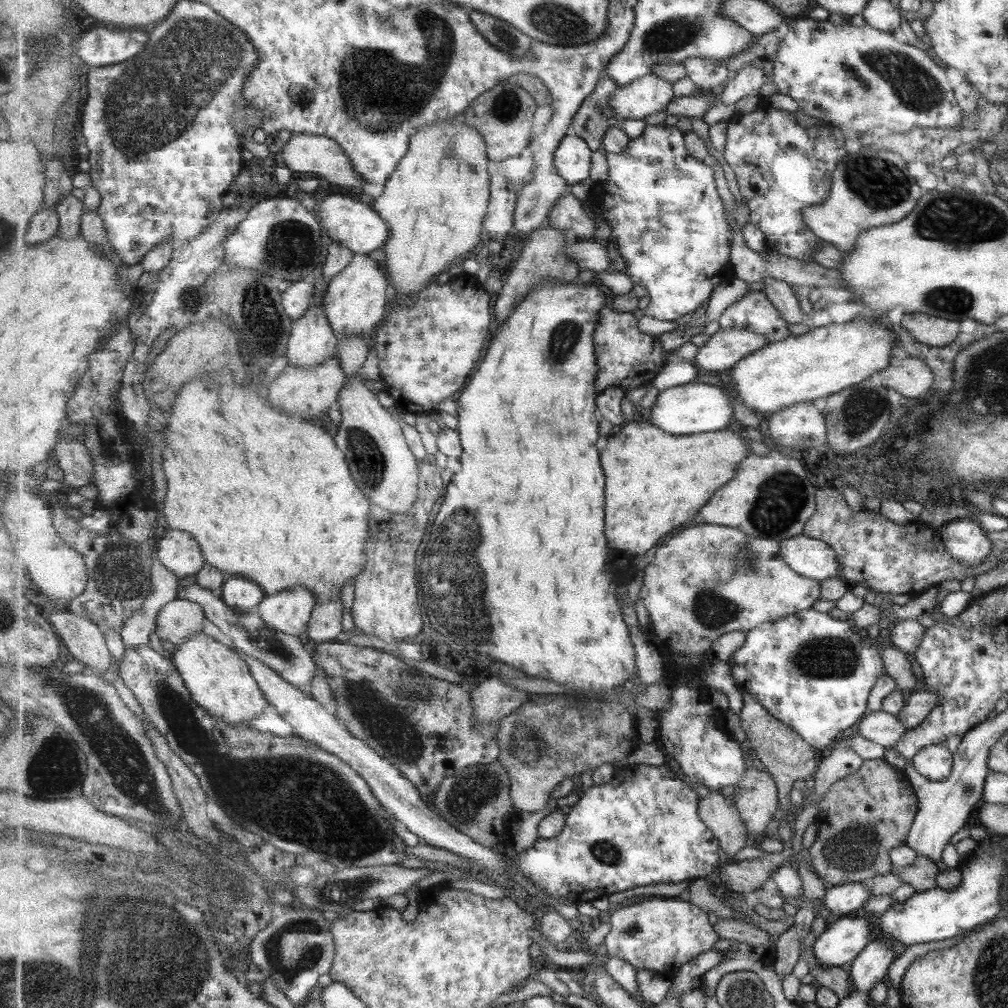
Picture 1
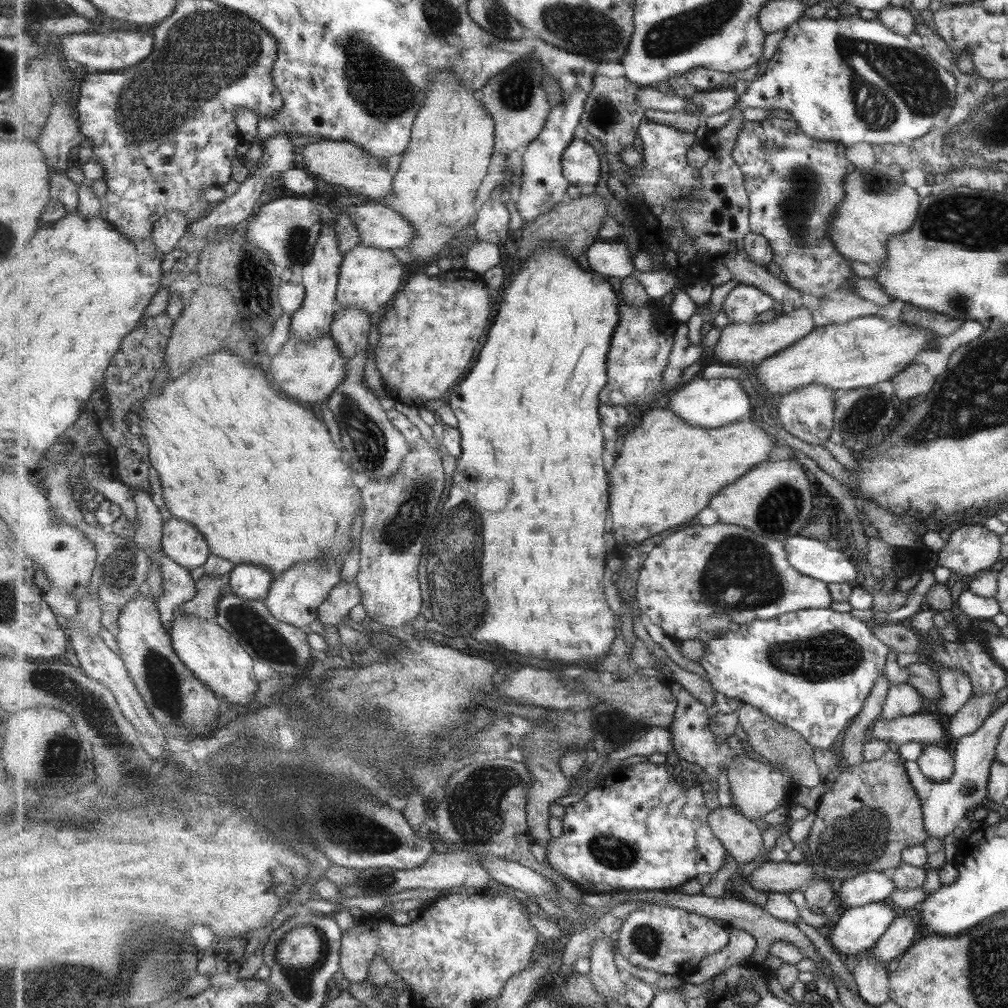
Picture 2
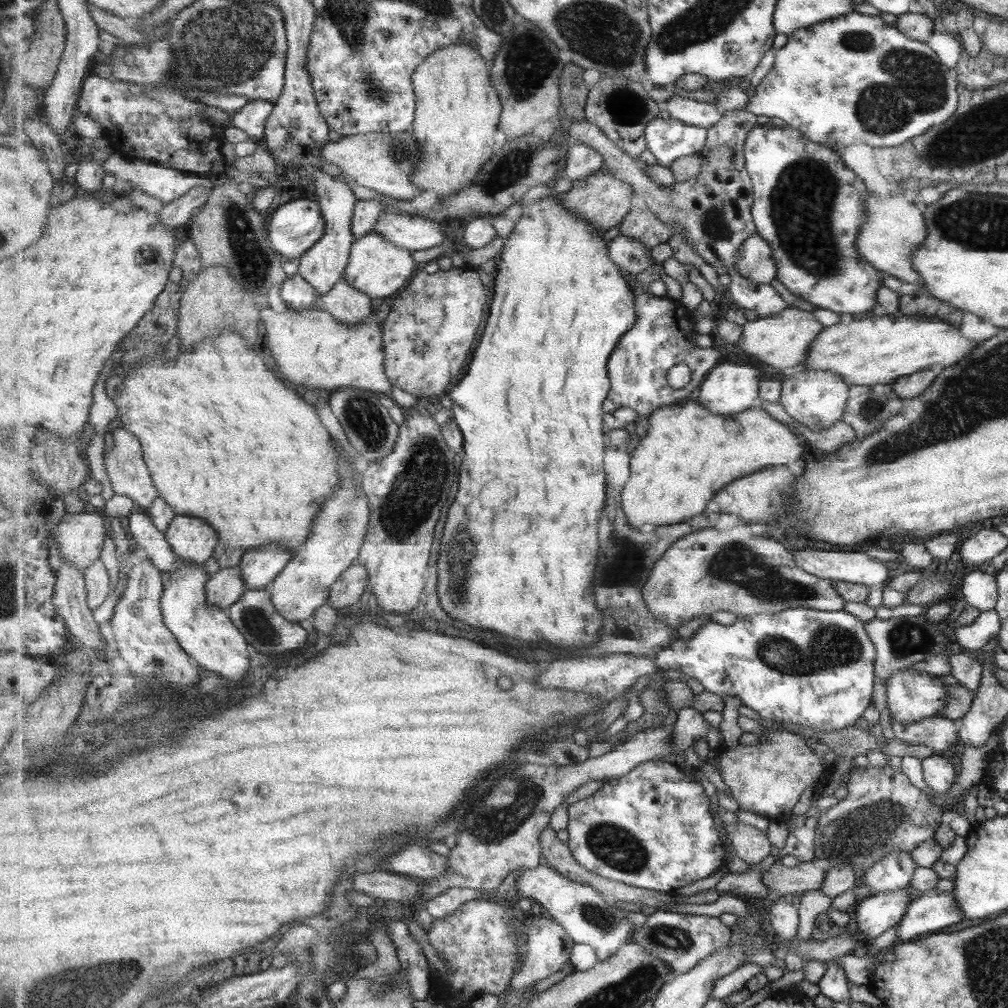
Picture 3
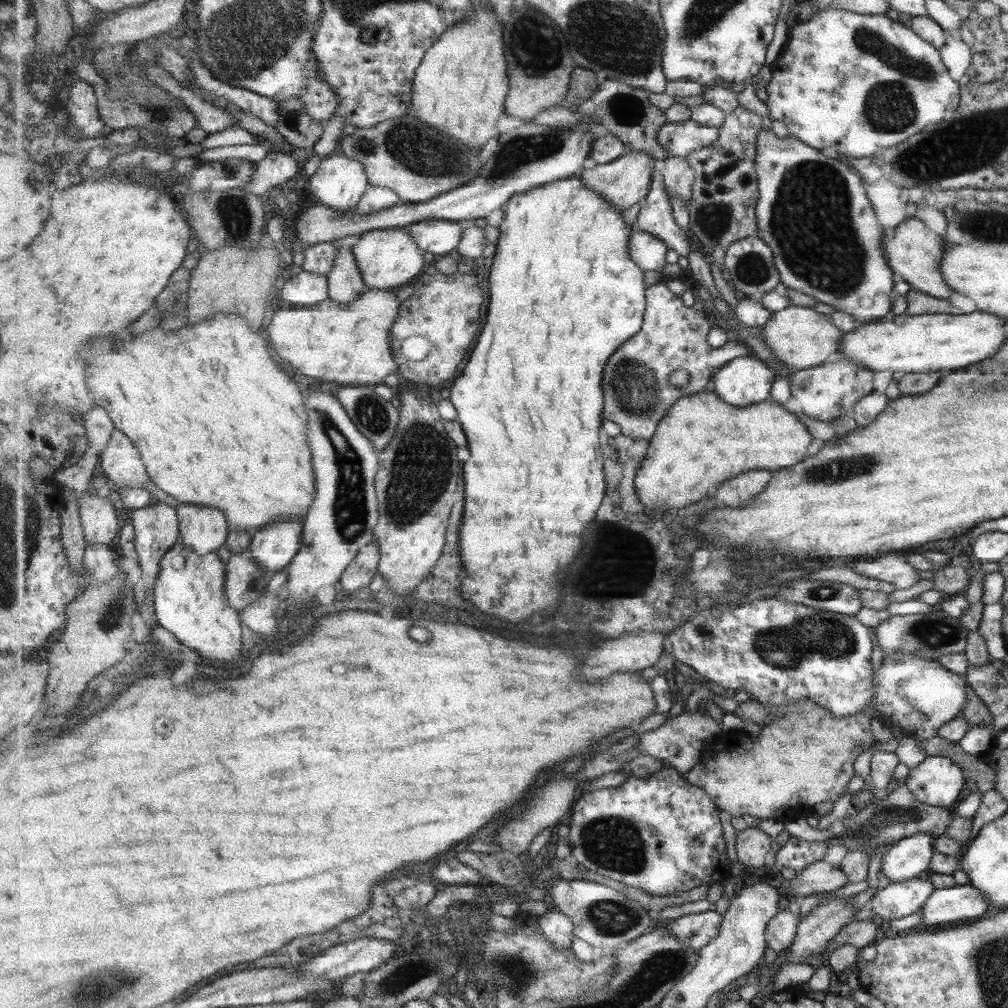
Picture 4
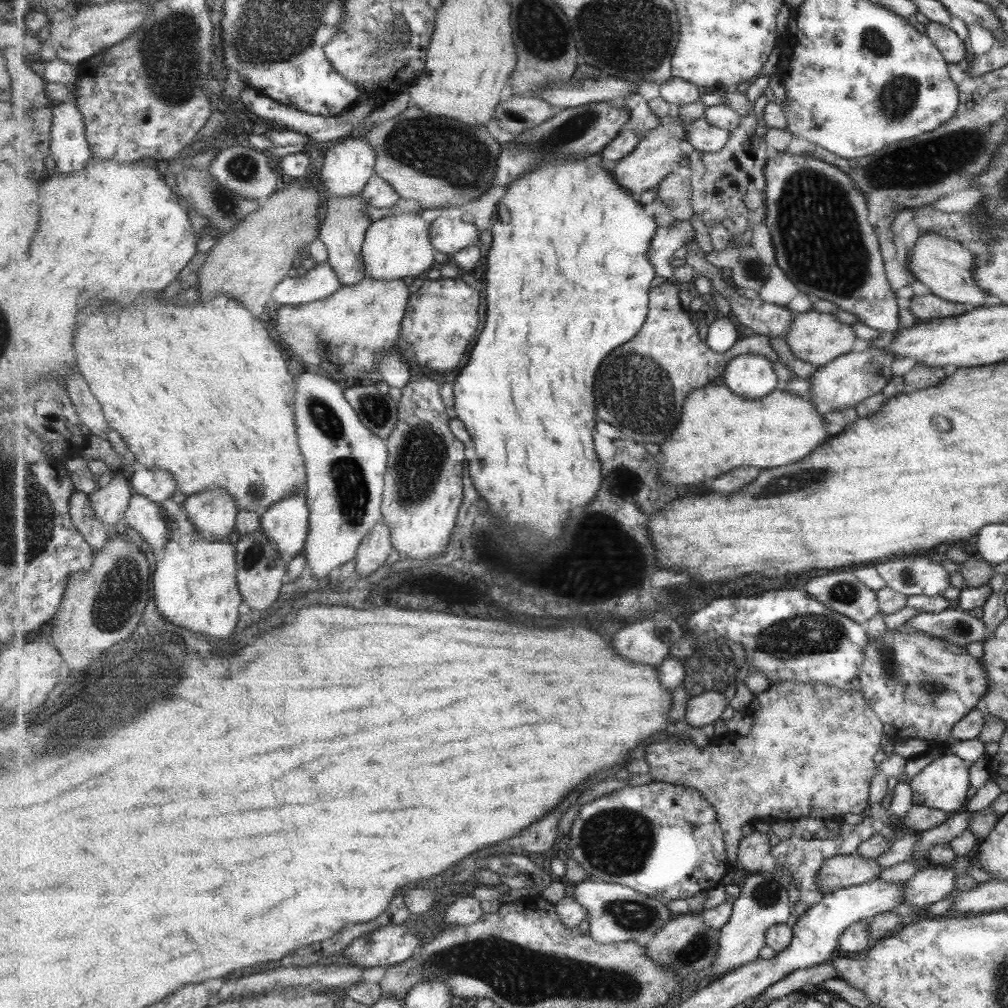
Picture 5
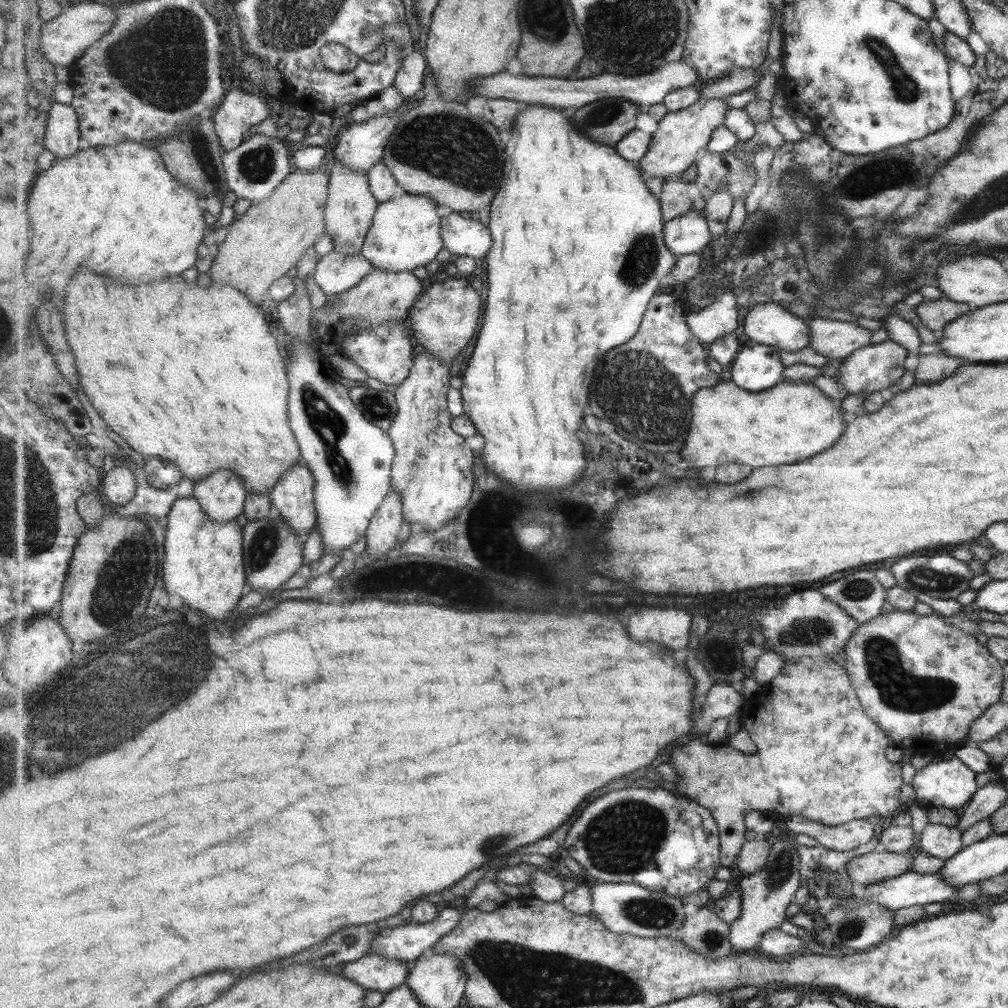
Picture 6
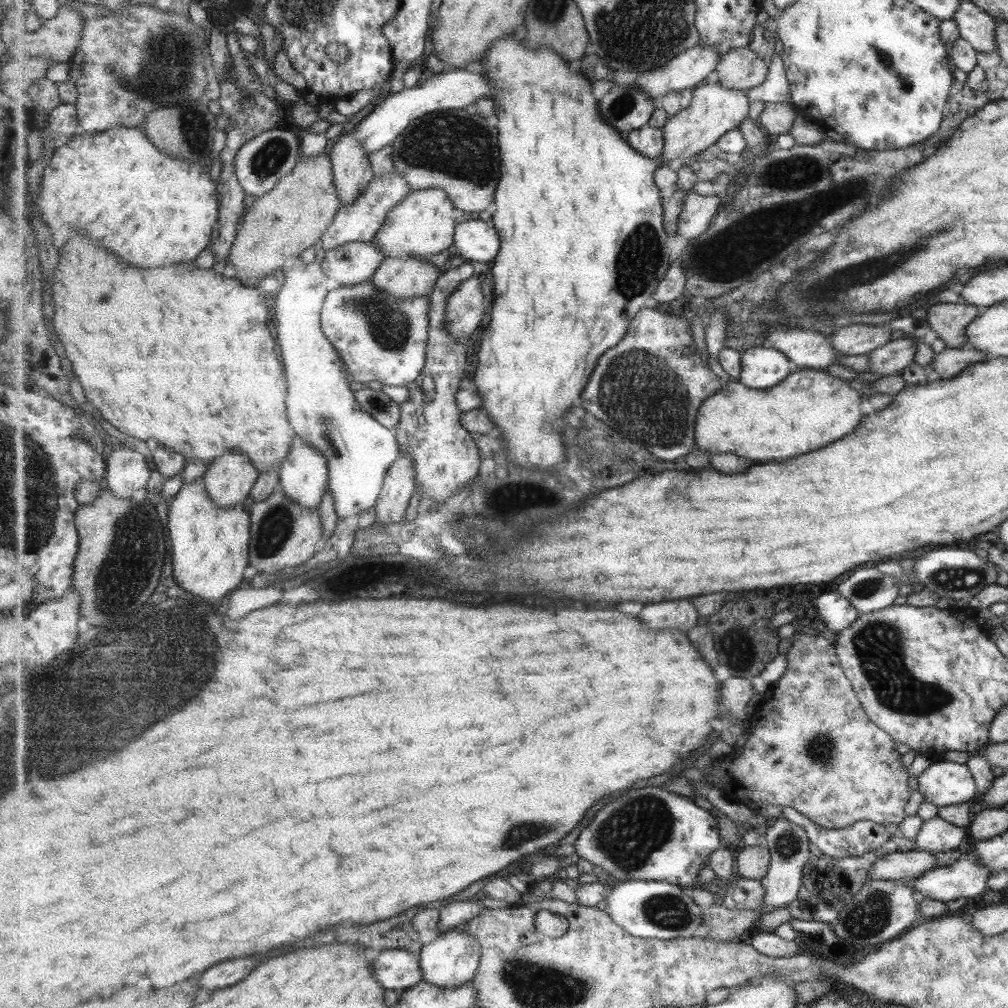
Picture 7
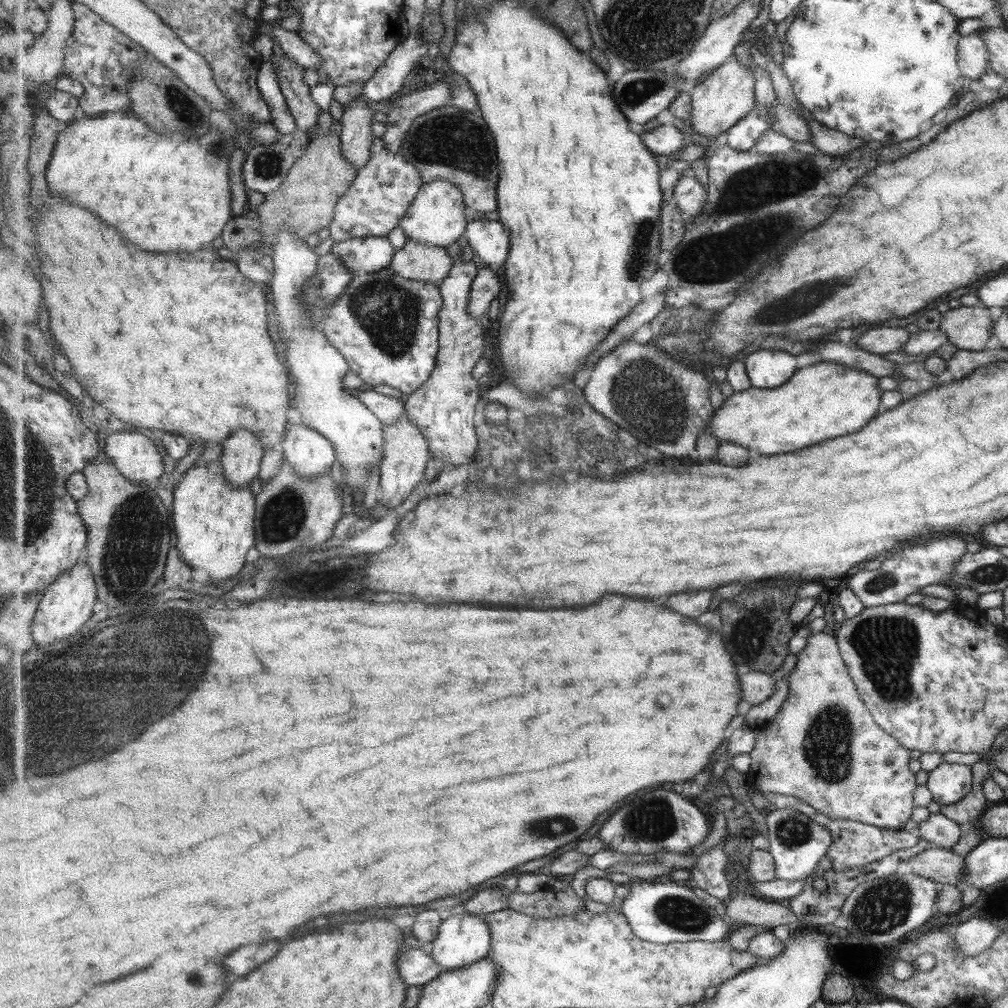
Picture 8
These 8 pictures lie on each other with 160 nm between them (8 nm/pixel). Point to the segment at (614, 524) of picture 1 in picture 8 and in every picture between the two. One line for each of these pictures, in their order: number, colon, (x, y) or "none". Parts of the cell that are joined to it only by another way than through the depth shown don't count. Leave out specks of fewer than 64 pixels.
2: (667, 471)
3: (688, 455)
4: (703, 441)
5: (719, 431)
6: (791, 422)
7: (810, 410)
8: (825, 400)

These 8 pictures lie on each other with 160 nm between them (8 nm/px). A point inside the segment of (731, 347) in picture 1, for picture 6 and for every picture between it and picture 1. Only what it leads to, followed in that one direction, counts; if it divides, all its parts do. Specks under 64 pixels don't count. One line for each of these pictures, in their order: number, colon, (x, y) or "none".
2: (740, 343)
3: (782, 341)
4: (801, 338)
5: (817, 338)
6: (834, 339)

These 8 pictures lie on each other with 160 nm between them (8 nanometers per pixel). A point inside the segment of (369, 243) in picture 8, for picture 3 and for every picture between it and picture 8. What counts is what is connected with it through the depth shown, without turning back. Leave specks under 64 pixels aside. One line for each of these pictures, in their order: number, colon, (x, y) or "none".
3: (299, 295)
4: (307, 289)
5: (322, 283)
6: (336, 273)
7: (349, 264)

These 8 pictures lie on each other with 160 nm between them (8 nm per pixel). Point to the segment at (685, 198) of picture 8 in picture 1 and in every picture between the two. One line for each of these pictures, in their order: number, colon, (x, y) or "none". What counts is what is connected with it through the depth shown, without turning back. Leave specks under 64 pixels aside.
1: (589, 255)
2: (613, 258)
3: (632, 256)
4: (648, 251)
5: (669, 238)
6: (689, 234)
7: (698, 215)

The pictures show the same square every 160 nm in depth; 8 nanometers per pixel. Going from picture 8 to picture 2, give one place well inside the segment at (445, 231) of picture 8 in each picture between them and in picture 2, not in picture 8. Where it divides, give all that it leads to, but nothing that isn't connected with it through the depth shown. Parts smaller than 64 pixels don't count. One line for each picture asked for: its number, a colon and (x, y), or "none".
2: (369, 277)
3: (377, 267)
4: (388, 259)
5: (398, 247)
6: (407, 233)
7: (423, 223)

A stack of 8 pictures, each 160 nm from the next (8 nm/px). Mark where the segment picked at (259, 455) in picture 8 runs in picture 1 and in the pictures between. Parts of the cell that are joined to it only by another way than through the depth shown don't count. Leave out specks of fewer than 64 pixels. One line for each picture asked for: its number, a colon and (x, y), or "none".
1: (179, 552)
2: (182, 541)
3: (193, 539)
4: (204, 529)
5: (214, 513)
6: (222, 495)
7: (230, 479)

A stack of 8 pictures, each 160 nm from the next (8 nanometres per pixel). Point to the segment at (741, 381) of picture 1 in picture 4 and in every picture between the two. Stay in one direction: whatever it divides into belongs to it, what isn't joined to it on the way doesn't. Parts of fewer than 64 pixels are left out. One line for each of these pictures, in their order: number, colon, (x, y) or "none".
2: (865, 351)
3: (868, 350)
4: (926, 343)

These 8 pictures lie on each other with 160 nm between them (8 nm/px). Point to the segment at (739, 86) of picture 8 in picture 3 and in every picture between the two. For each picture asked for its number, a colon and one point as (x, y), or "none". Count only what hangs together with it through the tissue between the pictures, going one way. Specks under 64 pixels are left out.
3: (602, 199)
4: (625, 181)
5: (658, 153)
6: (682, 134)
7: (715, 111)

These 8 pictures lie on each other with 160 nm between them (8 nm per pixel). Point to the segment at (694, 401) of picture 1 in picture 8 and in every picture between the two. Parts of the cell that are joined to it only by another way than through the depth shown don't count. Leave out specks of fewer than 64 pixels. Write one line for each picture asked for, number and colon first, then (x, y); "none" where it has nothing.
2: (708, 403)
3: (730, 389)
4: (745, 381)
5: (751, 376)
6: (759, 368)
7: (764, 367)
8: (767, 370)

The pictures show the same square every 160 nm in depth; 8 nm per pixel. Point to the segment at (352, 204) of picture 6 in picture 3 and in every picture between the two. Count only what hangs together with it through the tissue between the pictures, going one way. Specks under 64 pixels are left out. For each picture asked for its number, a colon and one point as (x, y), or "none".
3: (350, 306)
4: (346, 283)
5: (343, 231)

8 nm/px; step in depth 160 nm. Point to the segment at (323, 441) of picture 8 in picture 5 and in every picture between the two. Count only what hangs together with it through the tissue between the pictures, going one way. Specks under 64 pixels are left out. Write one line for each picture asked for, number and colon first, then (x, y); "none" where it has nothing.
5: (287, 523)
6: (293, 497)
7: (304, 476)

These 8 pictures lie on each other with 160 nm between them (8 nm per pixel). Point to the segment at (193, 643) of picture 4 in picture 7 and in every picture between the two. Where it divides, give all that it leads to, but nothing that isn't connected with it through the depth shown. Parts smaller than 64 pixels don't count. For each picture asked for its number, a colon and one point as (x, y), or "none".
5: (195, 584)
6: (204, 563)
7: (210, 544)

